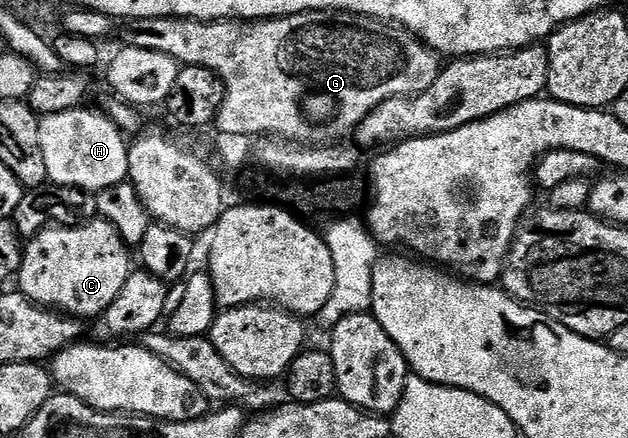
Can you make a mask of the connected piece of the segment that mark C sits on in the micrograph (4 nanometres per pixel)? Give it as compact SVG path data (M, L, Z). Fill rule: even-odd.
M97 218L88 224L43 228L24 244L24 257L18 273L19 291L35 304L43 304L45 308L59 310L64 314L75 314L80 318L103 317L110 302L114 302L114 298L122 294L122 286L126 286L126 278L134 271L134 256L133 253L131 256L128 252L131 252L129 244L108 220Z

